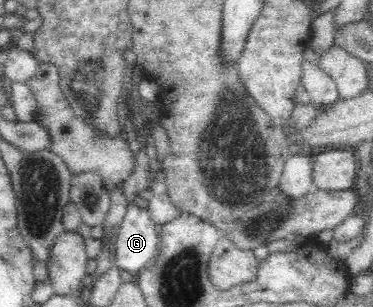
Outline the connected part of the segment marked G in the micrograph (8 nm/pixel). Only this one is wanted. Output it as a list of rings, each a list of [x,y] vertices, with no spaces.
[[[129,204],[116,231],[113,263],[133,277],[156,257],[160,226],[152,221],[148,209]]]

